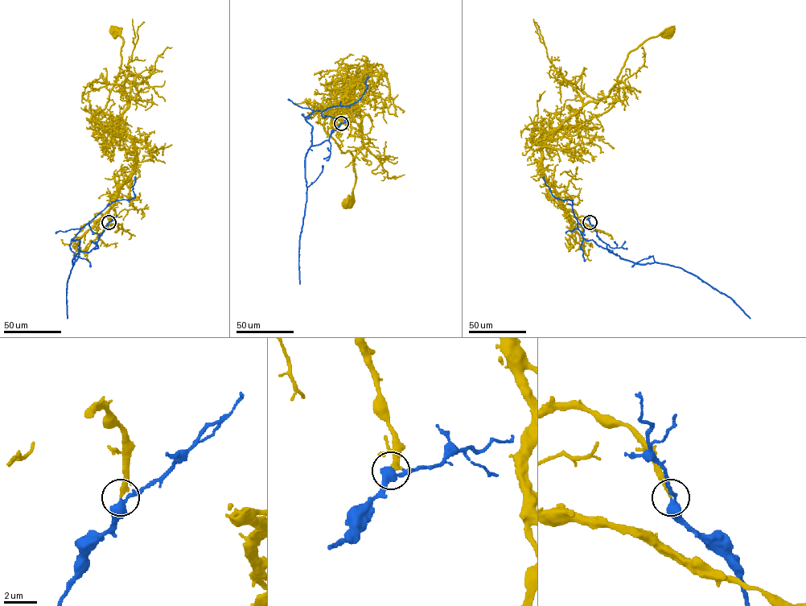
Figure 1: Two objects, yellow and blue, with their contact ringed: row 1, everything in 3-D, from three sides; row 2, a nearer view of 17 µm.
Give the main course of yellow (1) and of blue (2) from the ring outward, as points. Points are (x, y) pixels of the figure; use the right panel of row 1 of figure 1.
1: (590, 222), (561, 204), (543, 171), (541, 149), (559, 128), (610, 108), (627, 55), (668, 30)
2: (590, 222), (610, 252), (638, 263), (657, 262), (681, 267), (729, 296), (750, 318)

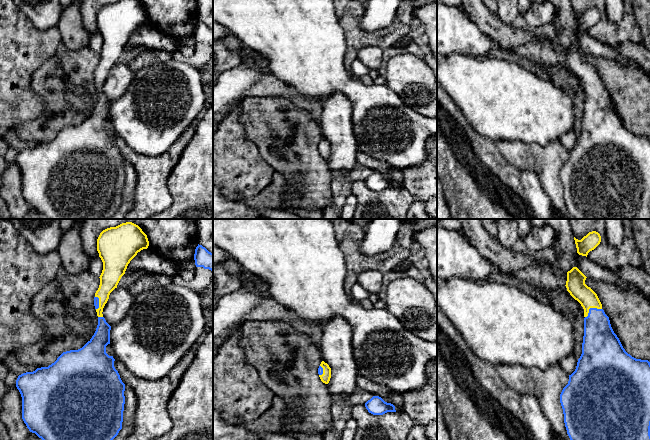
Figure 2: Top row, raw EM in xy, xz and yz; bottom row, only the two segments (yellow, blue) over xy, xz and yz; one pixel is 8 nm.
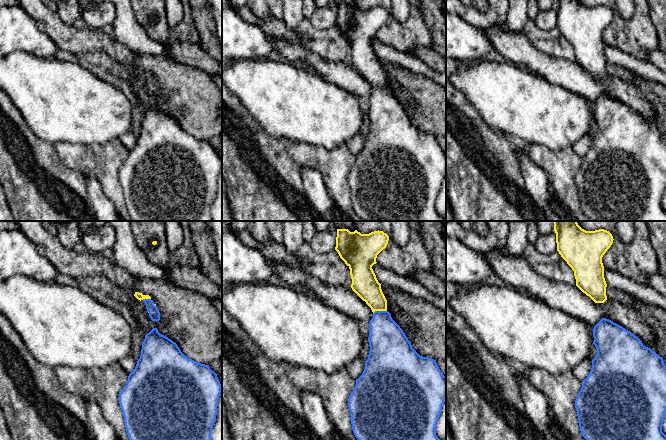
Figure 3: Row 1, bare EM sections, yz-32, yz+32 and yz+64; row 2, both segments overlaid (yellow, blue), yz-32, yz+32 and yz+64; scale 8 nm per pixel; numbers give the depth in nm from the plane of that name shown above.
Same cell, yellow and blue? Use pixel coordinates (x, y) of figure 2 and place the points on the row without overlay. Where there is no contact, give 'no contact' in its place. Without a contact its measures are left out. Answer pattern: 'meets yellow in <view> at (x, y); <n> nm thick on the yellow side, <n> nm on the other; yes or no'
meets yellow in yz at (591, 83); 160 nm thick on the yellow side, 260 nm on the other; no

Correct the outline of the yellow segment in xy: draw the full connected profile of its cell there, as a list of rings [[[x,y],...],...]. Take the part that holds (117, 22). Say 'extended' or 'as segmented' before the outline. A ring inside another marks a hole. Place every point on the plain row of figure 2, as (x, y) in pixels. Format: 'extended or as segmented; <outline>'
as segmented; [[[120,0],[103,6],[97,15],[97,27],[103,38],[100,61],[95,69],[99,74],[97,92],[103,93],[103,84],[110,69],[117,64],[130,37],[143,25],[147,25],[147,11],[136,0]]]

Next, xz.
as segmented; [[[324,137],[321,138],[320,142],[323,144],[323,150],[319,153],[323,159],[328,160],[331,154],[331,144]]]

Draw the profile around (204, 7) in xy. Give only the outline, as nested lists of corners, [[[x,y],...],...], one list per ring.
[[[196,0],[198,20],[213,29],[213,0]]]

